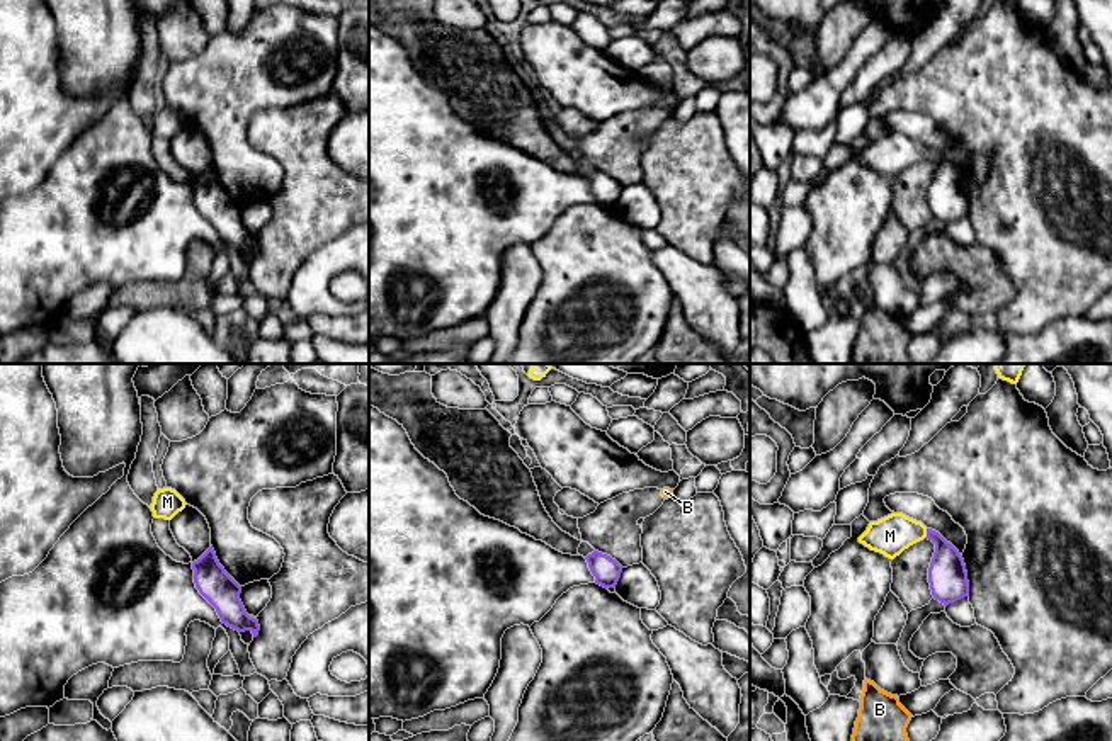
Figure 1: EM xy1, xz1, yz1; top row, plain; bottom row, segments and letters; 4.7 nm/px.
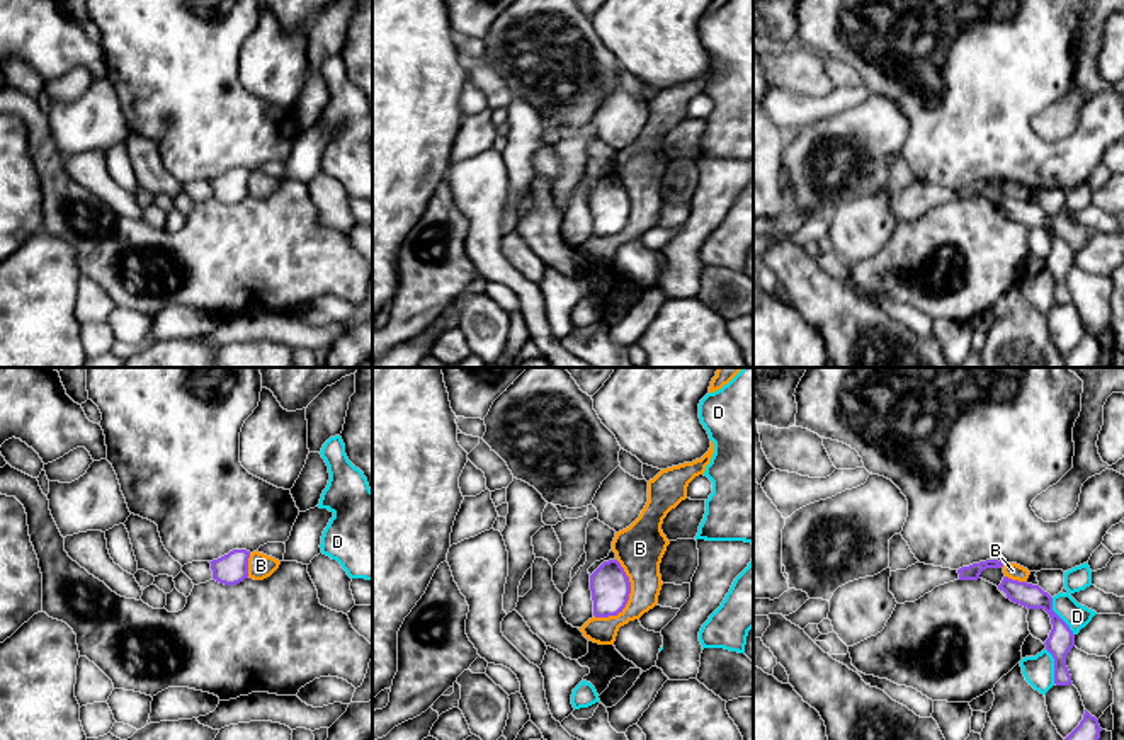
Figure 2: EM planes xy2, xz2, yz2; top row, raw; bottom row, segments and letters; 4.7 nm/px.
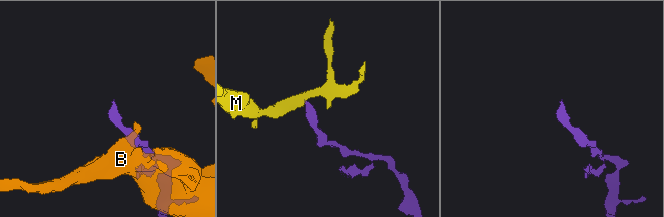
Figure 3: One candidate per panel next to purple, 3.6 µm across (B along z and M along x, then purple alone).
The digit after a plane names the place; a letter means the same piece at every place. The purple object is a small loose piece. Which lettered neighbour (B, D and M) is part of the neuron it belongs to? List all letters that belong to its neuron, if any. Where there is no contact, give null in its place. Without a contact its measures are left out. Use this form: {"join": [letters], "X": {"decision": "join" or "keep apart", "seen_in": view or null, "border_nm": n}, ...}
{"join": ["M"], "B": {"decision": "keep apart", "seen_in": "xz2", "border_nm": 300}, "D": {"decision": "keep apart", "seen_in": "yz2", "border_nm": 220}, "M": {"decision": "join", "seen_in": "yz1", "border_nm": 50}}

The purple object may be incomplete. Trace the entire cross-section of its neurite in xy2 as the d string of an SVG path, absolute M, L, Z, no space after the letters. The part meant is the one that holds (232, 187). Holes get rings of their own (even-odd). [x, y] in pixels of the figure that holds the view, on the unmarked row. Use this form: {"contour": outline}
{"contour": "M233 168L228 174L209 180L213 197L224 204L236 204L248 197L248 177L250 170Z"}

